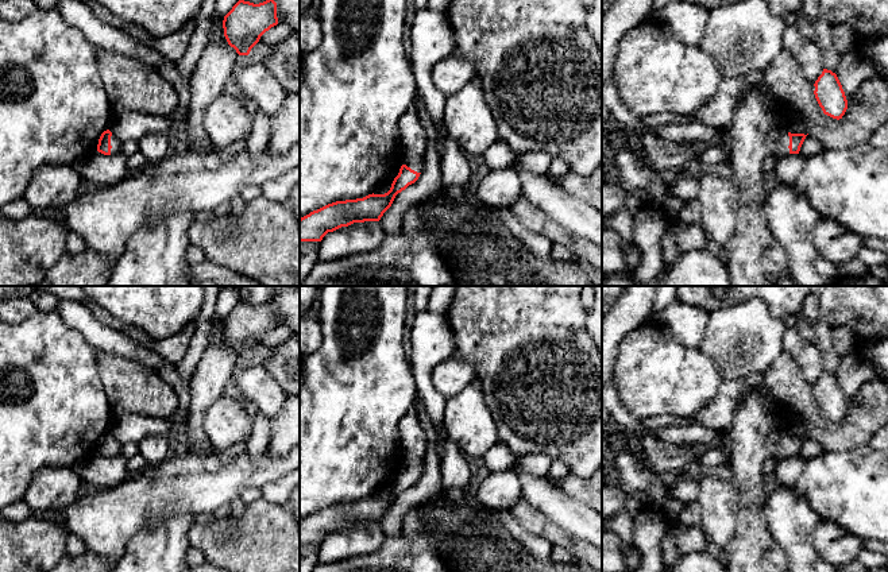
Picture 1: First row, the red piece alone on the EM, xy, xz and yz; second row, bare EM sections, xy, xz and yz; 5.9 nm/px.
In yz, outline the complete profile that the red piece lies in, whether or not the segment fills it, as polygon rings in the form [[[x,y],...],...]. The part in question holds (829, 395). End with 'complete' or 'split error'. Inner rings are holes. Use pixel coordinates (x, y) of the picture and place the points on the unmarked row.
[[[823,371],[814,386],[815,401],[823,416],[833,421],[842,421],[848,411],[848,402],[835,375]]]; complete

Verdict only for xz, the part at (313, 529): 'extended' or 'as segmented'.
extended

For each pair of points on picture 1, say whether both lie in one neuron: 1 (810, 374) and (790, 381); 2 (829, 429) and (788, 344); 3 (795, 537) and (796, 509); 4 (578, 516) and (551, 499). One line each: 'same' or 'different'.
1: different
2: different
3: same
4: same

